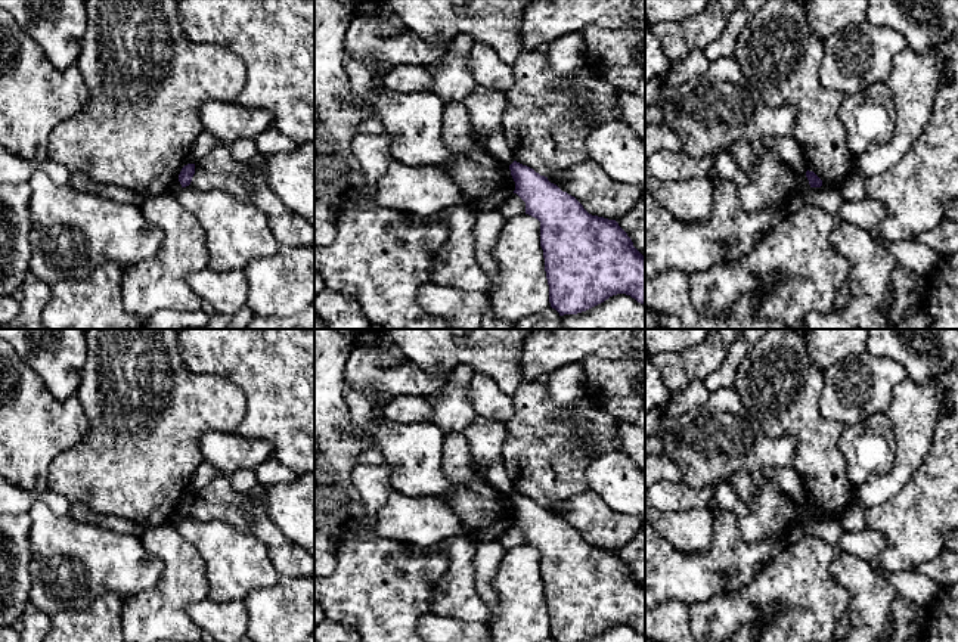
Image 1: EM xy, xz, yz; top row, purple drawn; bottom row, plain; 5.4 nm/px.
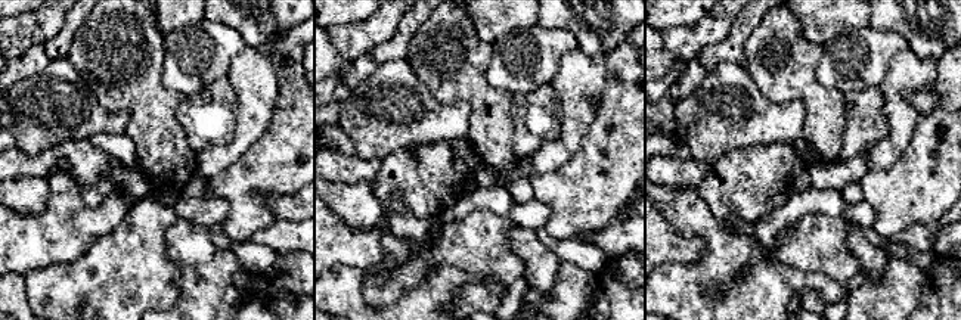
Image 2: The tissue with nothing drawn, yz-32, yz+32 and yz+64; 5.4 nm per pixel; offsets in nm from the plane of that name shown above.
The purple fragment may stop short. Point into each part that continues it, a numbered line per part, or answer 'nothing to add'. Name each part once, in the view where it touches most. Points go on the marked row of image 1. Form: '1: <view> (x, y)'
nothing to add

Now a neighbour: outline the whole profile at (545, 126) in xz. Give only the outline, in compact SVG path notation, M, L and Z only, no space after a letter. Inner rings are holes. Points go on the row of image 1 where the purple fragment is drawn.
M534 50L521 53L512 63L514 84L505 93L506 109L502 118L506 140L515 153L515 161L533 168L540 176L549 177L568 167L590 159L587 137L604 122L620 120L618 90L592 71L577 69L568 77L552 71L548 56ZM587 94L583 114L579 96Z

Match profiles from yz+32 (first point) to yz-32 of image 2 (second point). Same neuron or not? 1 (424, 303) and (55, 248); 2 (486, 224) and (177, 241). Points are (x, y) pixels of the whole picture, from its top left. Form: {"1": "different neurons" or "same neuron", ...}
{"1": "different neurons", "2": "different neurons"}

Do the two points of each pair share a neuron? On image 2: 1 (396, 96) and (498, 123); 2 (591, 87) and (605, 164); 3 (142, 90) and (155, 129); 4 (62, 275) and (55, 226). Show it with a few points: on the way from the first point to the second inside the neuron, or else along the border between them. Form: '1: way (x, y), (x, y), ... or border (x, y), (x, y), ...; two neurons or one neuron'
1: border (439, 102), (467, 102), (470, 105), (467, 139); two neurons
2: border (605, 80), (605, 92), (598, 114), (580, 145); two neurons
3: way (146, 99), (152, 106), (152, 120); one neuron
4: border (90, 245), (71, 261), (50, 263), (27, 272); two neurons

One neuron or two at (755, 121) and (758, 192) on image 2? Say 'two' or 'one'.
one

